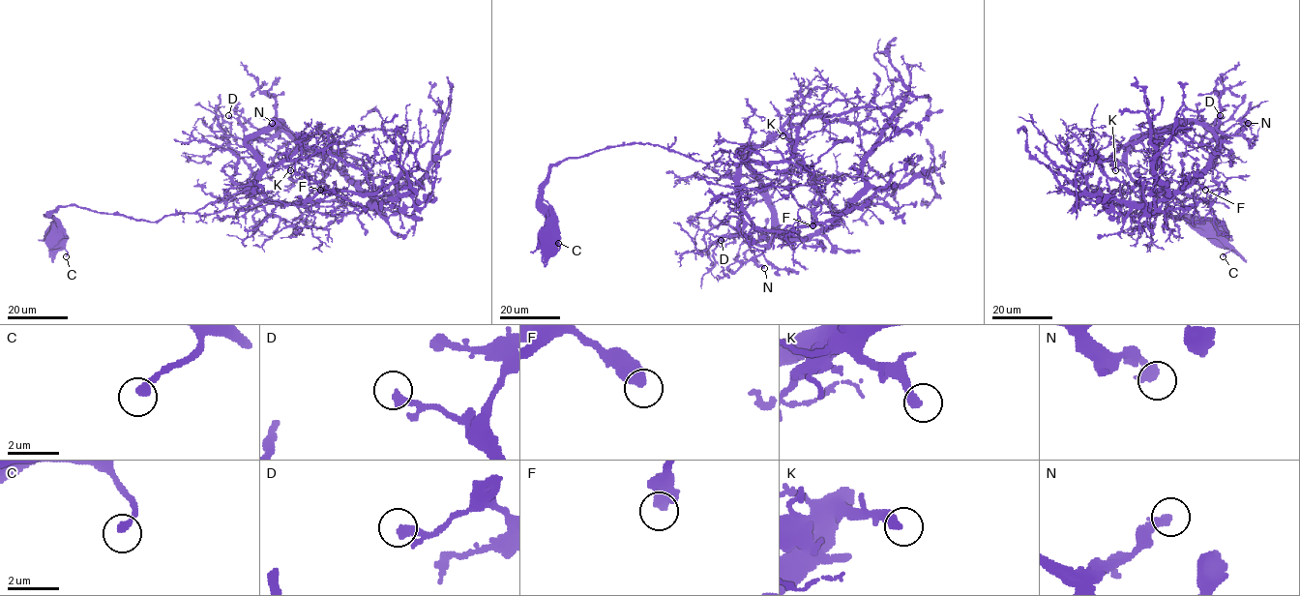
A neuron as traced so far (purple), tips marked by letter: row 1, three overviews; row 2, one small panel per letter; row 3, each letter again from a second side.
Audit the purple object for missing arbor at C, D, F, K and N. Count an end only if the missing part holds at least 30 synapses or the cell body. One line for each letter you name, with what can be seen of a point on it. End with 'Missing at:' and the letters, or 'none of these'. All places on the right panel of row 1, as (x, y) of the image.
K: (1115, 170)
Missing at: K

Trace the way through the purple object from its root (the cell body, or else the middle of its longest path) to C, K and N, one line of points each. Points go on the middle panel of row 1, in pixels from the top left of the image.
C: (548, 238), (558, 250), (558, 243)
K: (548, 238), (542, 190), (548, 170), (570, 158), (651, 143), (696, 161), (738, 164), (772, 135), (782, 135)
N: (548, 238), (542, 190), (570, 158), (651, 143), (738, 164), (752, 146), (739, 155), (772, 213), (764, 268)

